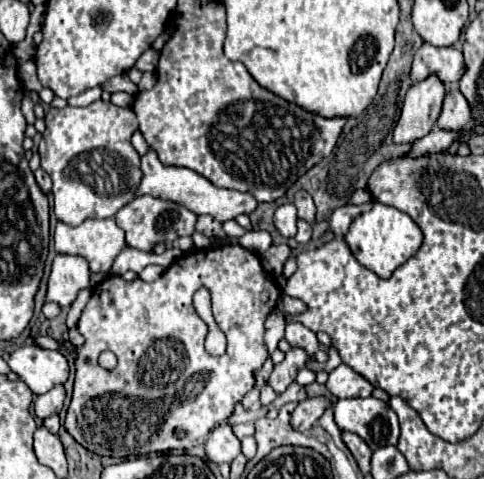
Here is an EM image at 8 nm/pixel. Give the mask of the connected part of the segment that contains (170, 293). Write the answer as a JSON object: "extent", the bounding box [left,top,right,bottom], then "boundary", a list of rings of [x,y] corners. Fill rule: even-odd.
{"extent":[65,247,281,457],"boundary":[[[215,247],[199,249],[183,255],[165,273],[153,281],[125,281],[123,277],[109,275],[93,287],[93,295],[77,323],[79,333],[85,337],[81,347],[75,347],[75,387],[65,417],[65,429],[85,449],[97,455],[129,457],[147,455],[159,451],[193,449],[205,443],[213,427],[225,423],[235,405],[241,403],[245,393],[255,385],[255,371],[263,367],[269,353],[263,341],[263,323],[281,299],[281,289],[269,273],[261,267],[259,257],[243,247]],[[199,287],[207,287],[213,299],[213,317],[219,329],[227,337],[227,351],[221,357],[213,357],[205,351],[207,325],[193,307],[193,293]],[[109,349],[117,355],[117,367],[107,371],[99,367],[97,355]],[[109,395],[123,395],[123,409],[109,413]]]}

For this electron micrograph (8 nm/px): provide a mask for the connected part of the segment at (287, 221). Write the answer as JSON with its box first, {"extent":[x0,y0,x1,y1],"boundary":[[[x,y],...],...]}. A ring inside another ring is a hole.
{"extent":[273,203,297,239],"boundary":[[[291,203],[279,205],[275,215],[273,215],[273,223],[285,239],[295,237],[295,233],[297,233],[297,209],[295,209],[295,205],[291,205]]]}

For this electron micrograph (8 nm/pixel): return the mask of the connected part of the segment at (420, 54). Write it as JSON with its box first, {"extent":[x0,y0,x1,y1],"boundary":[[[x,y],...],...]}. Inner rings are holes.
{"extent":[411,43,465,83],"boundary":[[[423,43],[415,53],[411,77],[413,81],[423,81],[431,75],[439,77],[441,83],[457,83],[465,73],[465,59],[463,53],[455,47],[433,47]]]}

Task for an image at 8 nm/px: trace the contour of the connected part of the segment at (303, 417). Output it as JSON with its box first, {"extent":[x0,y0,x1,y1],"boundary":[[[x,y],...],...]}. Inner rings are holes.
{"extent":[291,397,333,431],"boundary":[[[311,397],[311,399],[305,399],[297,405],[297,409],[293,411],[293,417],[291,417],[291,425],[297,429],[297,431],[307,431],[311,429],[313,423],[319,421],[319,417],[325,413],[325,409],[329,409],[333,403],[327,399],[327,397]]]}

